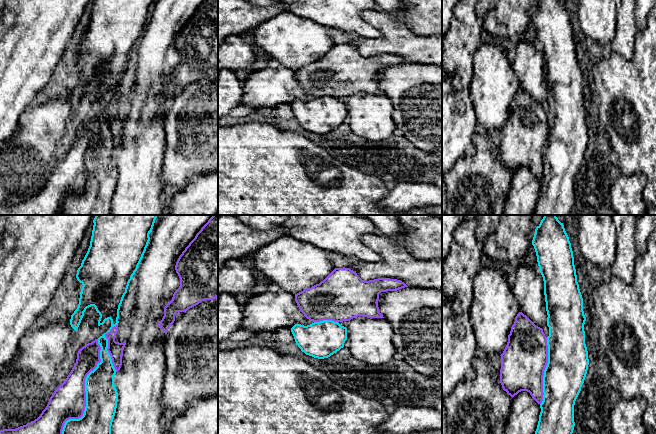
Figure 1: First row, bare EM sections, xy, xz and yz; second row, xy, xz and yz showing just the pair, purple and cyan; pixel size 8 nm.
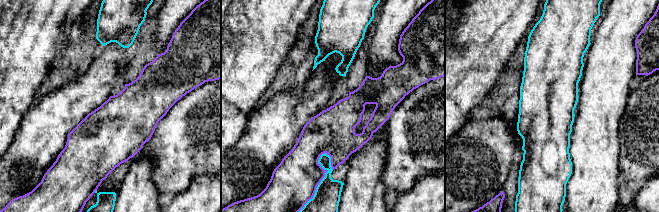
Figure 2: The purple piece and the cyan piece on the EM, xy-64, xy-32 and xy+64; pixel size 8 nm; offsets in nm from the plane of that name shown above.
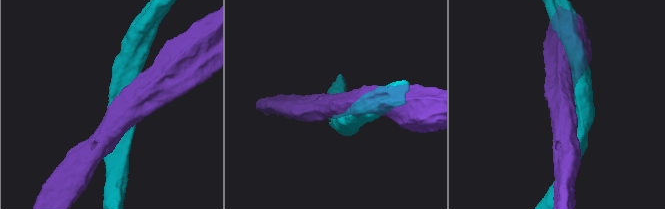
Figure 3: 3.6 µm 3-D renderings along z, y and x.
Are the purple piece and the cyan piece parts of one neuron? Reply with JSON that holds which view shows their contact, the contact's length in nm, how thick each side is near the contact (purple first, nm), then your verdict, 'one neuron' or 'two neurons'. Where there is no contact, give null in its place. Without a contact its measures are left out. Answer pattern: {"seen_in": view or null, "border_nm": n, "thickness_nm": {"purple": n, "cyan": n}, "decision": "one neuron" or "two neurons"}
{"seen_in": "xy", "border_nm": 800, "thickness_nm": {"purple": 280, "cyan": 260}, "decision": "two neurons"}

